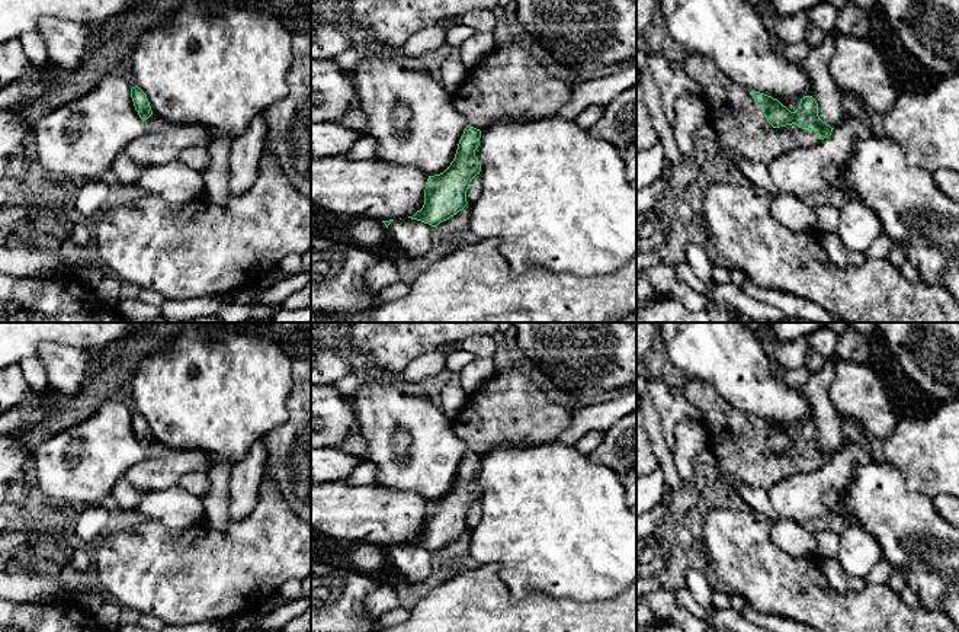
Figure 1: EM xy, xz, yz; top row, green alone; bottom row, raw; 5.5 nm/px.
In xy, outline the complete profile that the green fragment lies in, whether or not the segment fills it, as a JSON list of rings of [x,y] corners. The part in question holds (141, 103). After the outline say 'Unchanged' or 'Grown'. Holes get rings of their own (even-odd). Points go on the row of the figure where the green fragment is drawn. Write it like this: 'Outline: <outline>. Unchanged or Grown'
Outline: [[[138,87],[131,89],[131,97],[147,129],[134,138],[125,154],[137,163],[161,166],[177,160],[183,150],[209,144],[209,131],[201,125],[176,125],[161,119],[151,110],[147,94]]]. Grown

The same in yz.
Outline: [[[689,52],[683,71],[692,83],[705,90],[702,100],[706,108],[708,123],[713,128],[719,153],[731,169],[741,158],[769,164],[788,151],[818,144],[828,138],[834,129],[820,119],[818,103],[812,96],[802,97],[799,108],[790,112],[777,99],[735,84],[709,57],[699,52]]]. Grown

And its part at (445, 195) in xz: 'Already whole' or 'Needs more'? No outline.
Needs more

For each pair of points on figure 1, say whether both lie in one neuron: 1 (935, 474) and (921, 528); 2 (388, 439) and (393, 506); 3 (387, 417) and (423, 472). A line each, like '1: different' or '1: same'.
1: different
2: different
3: same

